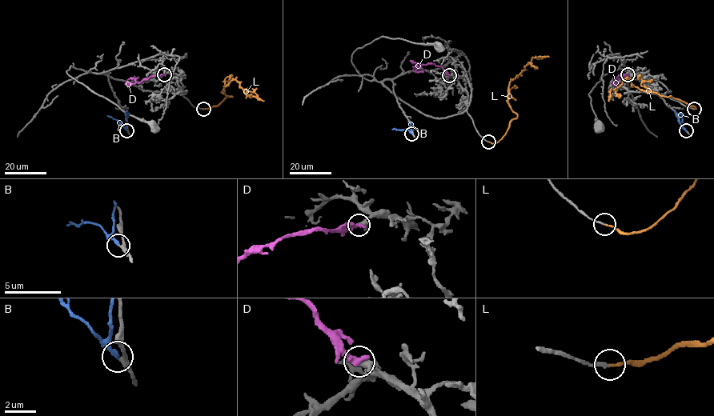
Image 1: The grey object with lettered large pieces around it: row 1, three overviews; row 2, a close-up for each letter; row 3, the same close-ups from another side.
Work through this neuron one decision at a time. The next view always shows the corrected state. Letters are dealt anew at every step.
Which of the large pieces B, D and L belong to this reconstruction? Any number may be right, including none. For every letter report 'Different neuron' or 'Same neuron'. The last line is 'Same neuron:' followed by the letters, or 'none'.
B: Different neuron
D: Same neuron
L: Same neuron
Same neuron: D, L

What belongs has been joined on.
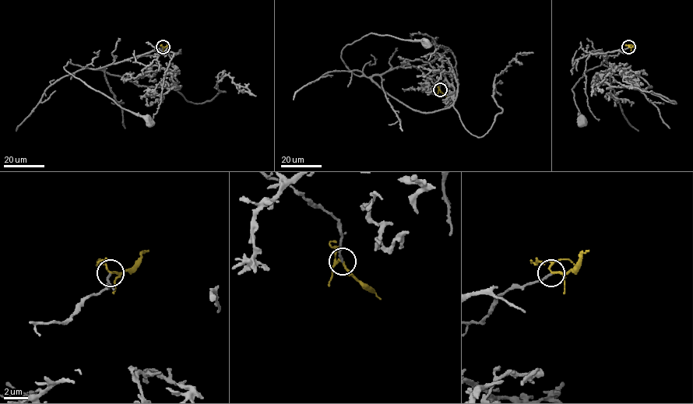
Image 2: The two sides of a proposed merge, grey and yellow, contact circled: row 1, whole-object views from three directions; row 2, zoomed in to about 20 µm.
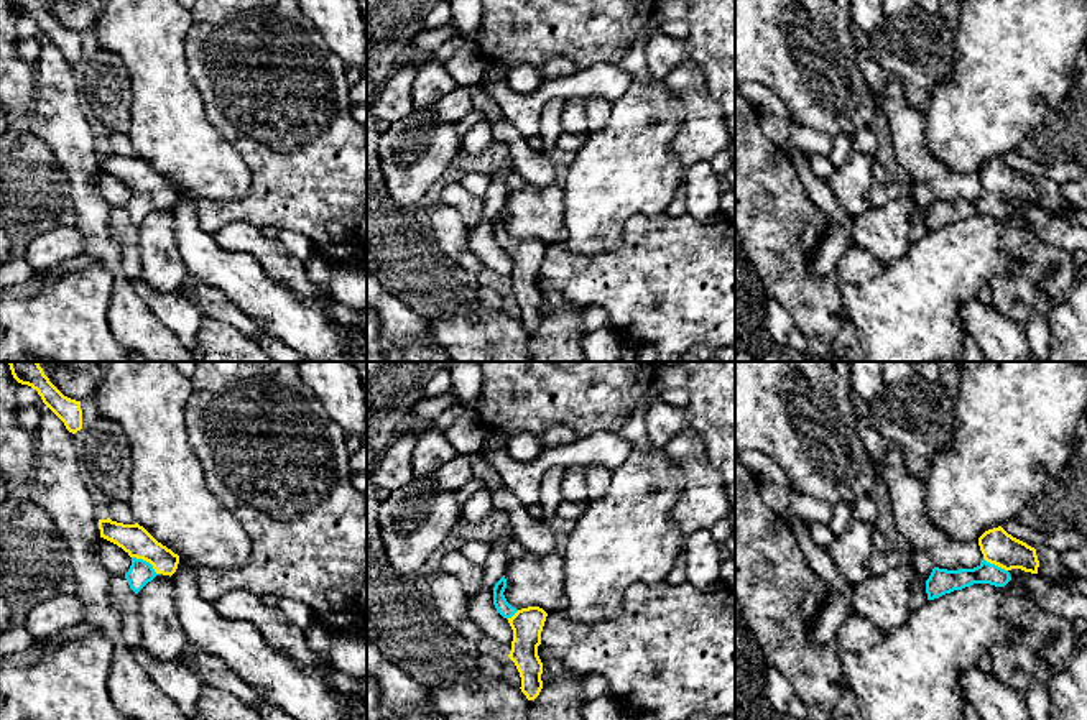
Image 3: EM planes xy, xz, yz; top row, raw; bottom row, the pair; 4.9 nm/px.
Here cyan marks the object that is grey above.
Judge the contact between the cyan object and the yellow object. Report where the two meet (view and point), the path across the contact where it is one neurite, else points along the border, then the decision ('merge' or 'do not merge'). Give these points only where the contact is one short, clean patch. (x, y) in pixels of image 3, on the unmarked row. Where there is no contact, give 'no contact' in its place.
meets cyan in xy at (145, 193); runs through xy (140, 204), (145, 193), (145, 183), (135, 171); merge

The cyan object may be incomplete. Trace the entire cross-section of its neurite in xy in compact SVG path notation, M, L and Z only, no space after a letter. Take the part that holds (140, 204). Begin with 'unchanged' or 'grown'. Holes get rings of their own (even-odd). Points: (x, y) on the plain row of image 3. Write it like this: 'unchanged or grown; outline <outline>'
grown; outline M99 151L100 169L122 179L130 189L132 197L125 205L130 220L138 225L158 205L173 207L179 196L179 187L158 174L143 158L123 156Z

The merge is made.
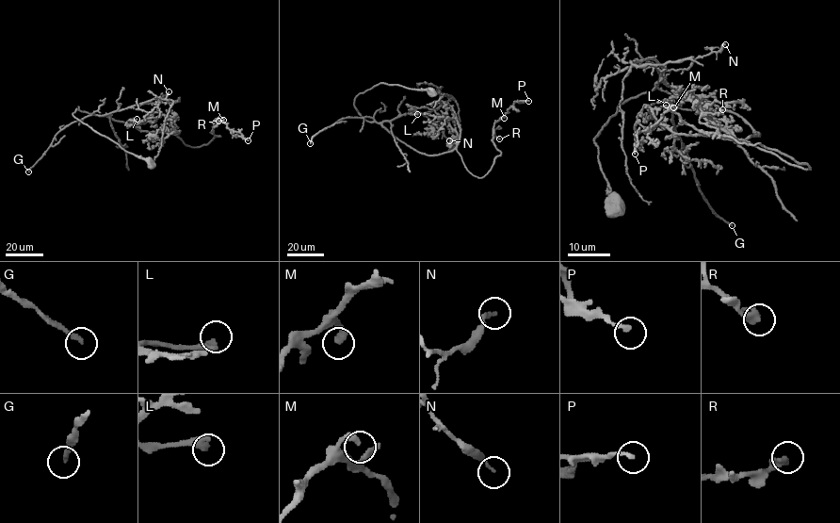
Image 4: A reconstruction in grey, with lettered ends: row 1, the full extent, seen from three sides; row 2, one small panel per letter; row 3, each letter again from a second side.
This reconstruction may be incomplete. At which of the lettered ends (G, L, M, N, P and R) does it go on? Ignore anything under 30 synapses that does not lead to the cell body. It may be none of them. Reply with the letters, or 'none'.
G

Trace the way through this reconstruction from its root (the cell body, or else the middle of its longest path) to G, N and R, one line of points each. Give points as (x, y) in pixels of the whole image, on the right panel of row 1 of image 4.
G: (613, 204), (594, 139), (620, 106), (664, 82), (683, 92), (671, 99), (672, 123), (698, 188), (732, 225)
N: (613, 204), (594, 139), (620, 106), (660, 82), (685, 97), (661, 73), (686, 70), (725, 44)
R: (613, 204), (594, 139), (660, 82), (810, 168), (699, 120), (722, 109)

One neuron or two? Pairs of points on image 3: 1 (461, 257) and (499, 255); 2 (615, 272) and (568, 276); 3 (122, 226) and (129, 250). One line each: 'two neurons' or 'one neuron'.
1: two neurons
2: one neuron
3: one neuron

